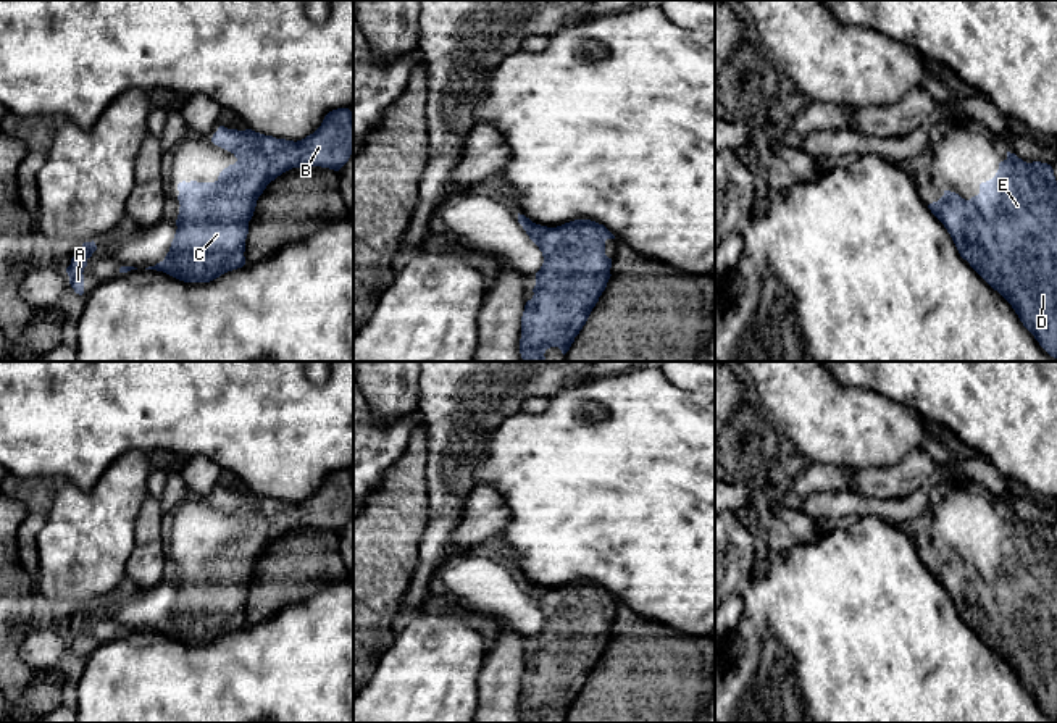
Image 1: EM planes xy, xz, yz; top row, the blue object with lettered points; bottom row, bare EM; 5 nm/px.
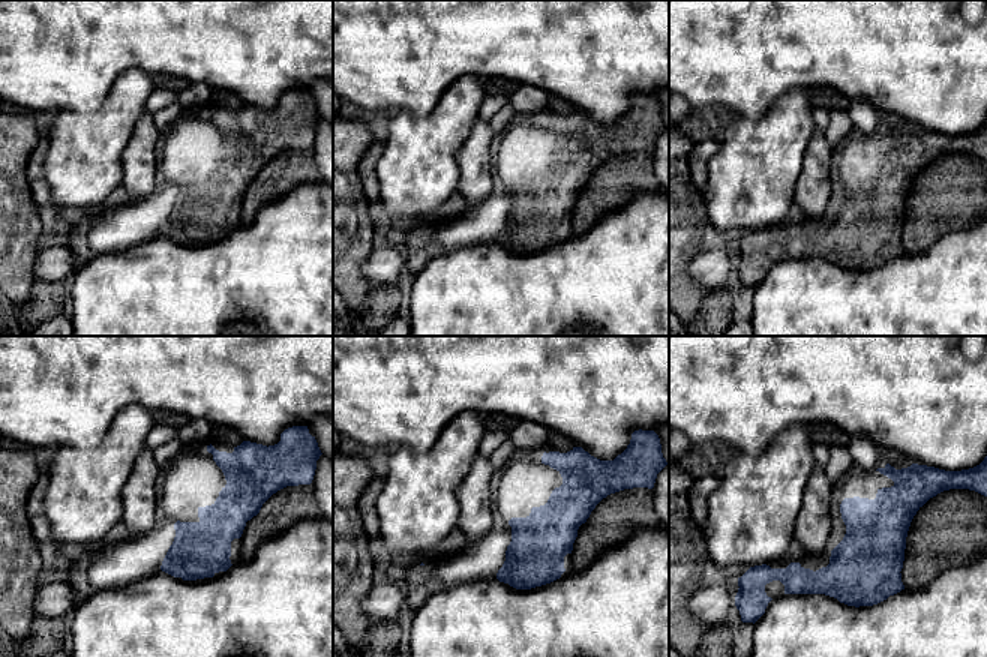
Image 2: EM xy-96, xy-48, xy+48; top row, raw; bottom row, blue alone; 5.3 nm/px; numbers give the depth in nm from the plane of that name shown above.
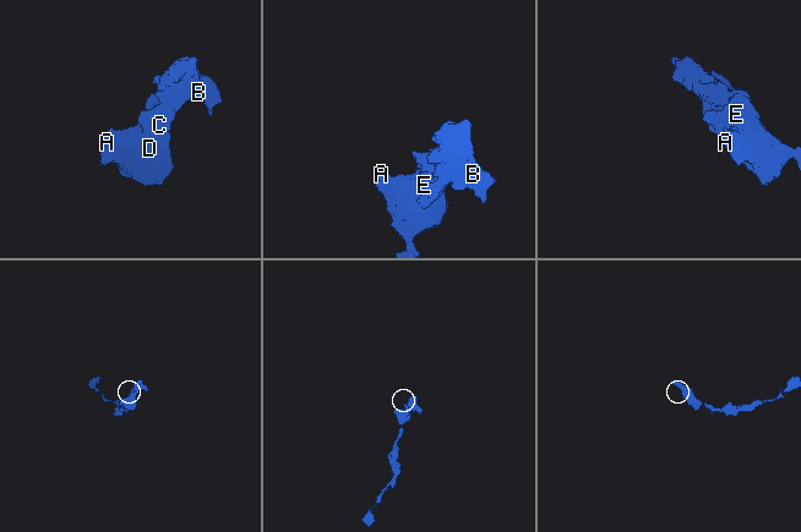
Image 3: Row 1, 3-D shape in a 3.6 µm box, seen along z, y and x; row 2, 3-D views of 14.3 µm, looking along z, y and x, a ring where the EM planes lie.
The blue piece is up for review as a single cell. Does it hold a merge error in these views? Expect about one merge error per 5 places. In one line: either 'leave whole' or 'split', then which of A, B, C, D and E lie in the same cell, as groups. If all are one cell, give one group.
leave whole; A B C D E

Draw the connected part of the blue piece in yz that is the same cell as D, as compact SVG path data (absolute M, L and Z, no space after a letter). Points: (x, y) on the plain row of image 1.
M1007 513L996 537L980 545L978 557L965 562L944 552L928 570L947 591L960 618L1012 667L1039 707L1057 720L1057 542L1052 528L1041 523L1026 524Z

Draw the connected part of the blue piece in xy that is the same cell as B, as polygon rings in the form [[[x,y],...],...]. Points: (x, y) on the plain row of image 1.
[[[349,470],[329,473],[321,487],[302,502],[276,500],[252,491],[219,487],[211,504],[231,513],[237,523],[224,529],[215,544],[179,544],[179,576],[176,596],[165,621],[145,631],[163,633],[184,644],[210,644],[245,626],[245,600],[257,562],[282,534],[302,528],[339,533],[353,515],[353,476]]]

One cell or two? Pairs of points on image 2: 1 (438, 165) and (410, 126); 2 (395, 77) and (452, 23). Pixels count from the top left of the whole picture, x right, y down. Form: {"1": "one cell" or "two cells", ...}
{"1": "one cell", "2": "one cell"}

